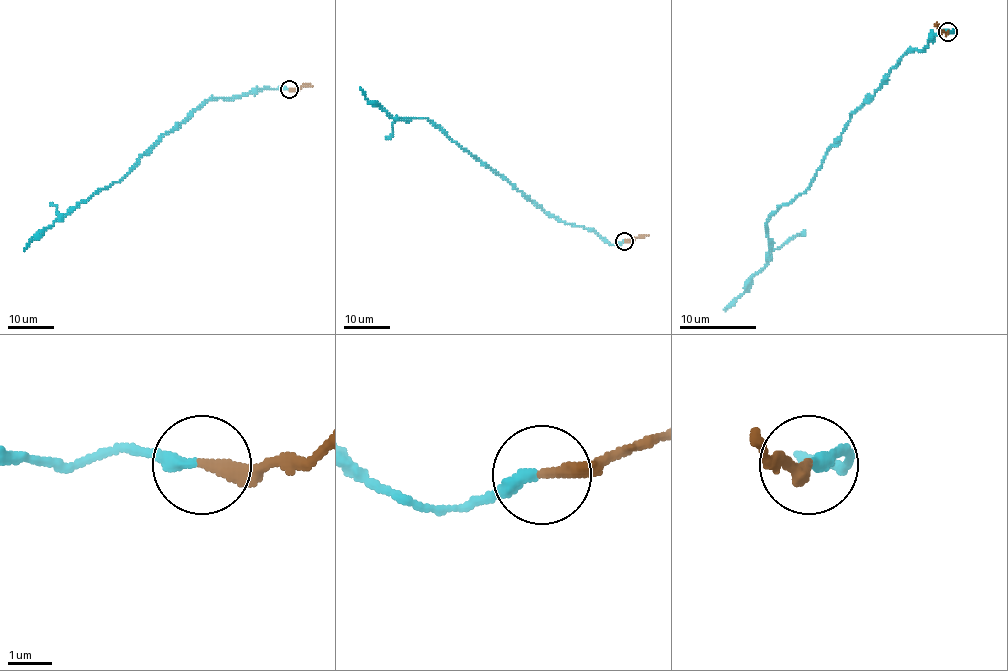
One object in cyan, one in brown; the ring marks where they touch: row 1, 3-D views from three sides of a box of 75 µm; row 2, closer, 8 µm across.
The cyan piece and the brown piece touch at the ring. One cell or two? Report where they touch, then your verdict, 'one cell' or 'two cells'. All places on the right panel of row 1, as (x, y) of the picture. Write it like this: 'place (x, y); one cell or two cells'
place (948, 32); one cell

